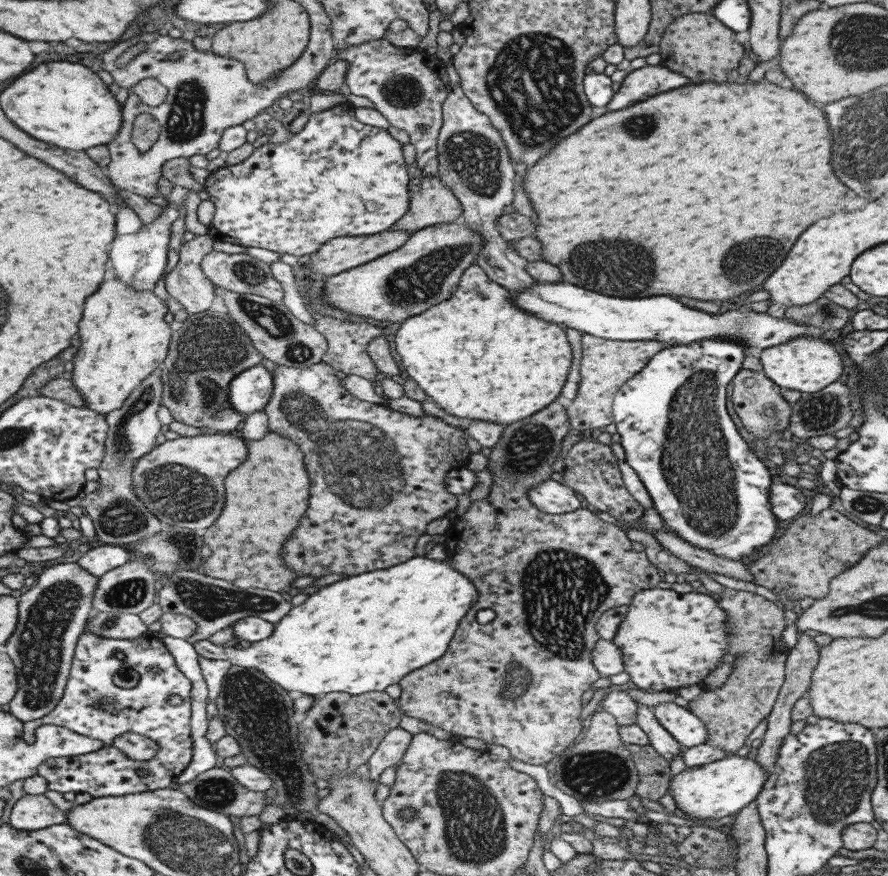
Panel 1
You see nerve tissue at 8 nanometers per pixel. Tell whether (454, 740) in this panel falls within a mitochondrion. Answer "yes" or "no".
no

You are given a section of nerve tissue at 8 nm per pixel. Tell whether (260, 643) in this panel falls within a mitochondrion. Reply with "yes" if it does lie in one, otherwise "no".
no

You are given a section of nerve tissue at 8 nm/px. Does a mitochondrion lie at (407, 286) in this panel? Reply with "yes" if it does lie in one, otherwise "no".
yes

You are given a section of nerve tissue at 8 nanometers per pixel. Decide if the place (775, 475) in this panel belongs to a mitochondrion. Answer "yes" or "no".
no

